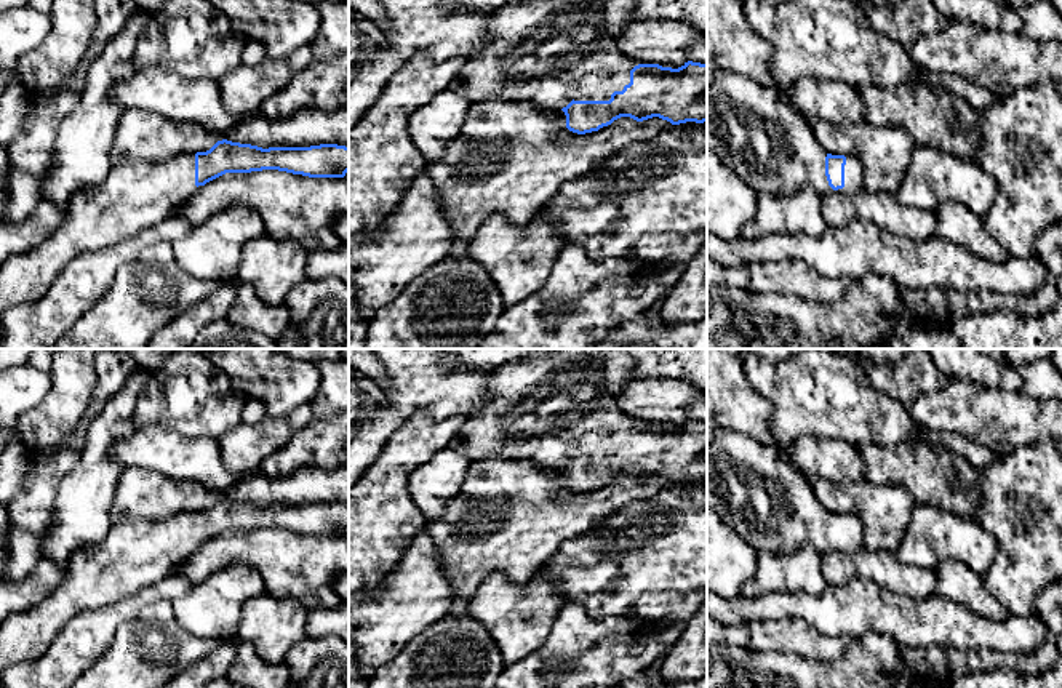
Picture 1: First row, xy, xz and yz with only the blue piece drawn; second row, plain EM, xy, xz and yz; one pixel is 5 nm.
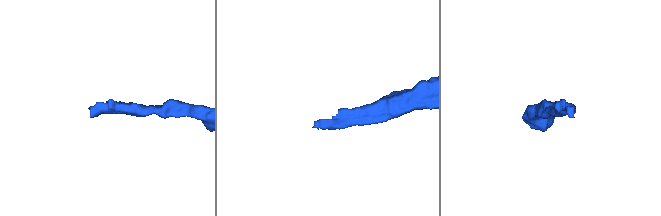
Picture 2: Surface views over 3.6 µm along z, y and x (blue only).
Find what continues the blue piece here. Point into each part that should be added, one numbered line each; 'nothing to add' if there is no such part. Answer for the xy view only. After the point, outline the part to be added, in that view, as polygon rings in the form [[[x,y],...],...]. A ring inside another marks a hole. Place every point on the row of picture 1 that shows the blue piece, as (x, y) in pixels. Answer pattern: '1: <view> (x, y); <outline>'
1: xy (135, 196); [[[194,152],[166,162],[125,160],[114,165],[101,186],[74,194],[66,219],[45,240],[0,264],[0,315],[11,306],[40,299],[59,272],[83,251],[106,250],[158,226],[173,218],[195,192]]]

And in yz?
1: yz (770, 146); [[[717,72],[707,85],[707,150],[757,194],[795,195],[811,187],[822,197],[864,187],[862,166],[848,155],[844,187],[833,190],[825,176],[828,152],[804,117],[744,74]]]

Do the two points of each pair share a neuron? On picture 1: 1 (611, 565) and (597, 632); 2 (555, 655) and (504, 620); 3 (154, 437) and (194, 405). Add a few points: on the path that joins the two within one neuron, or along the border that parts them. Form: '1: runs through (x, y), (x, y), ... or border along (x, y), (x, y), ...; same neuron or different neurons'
1: border along (566, 602), (576, 602), (594, 618), (637, 618); different neurons
2: border along (558, 612), (547, 639), (509, 666); different neurons
3: border along (136, 429), (160, 426), (187, 437), (202, 437); different neurons

